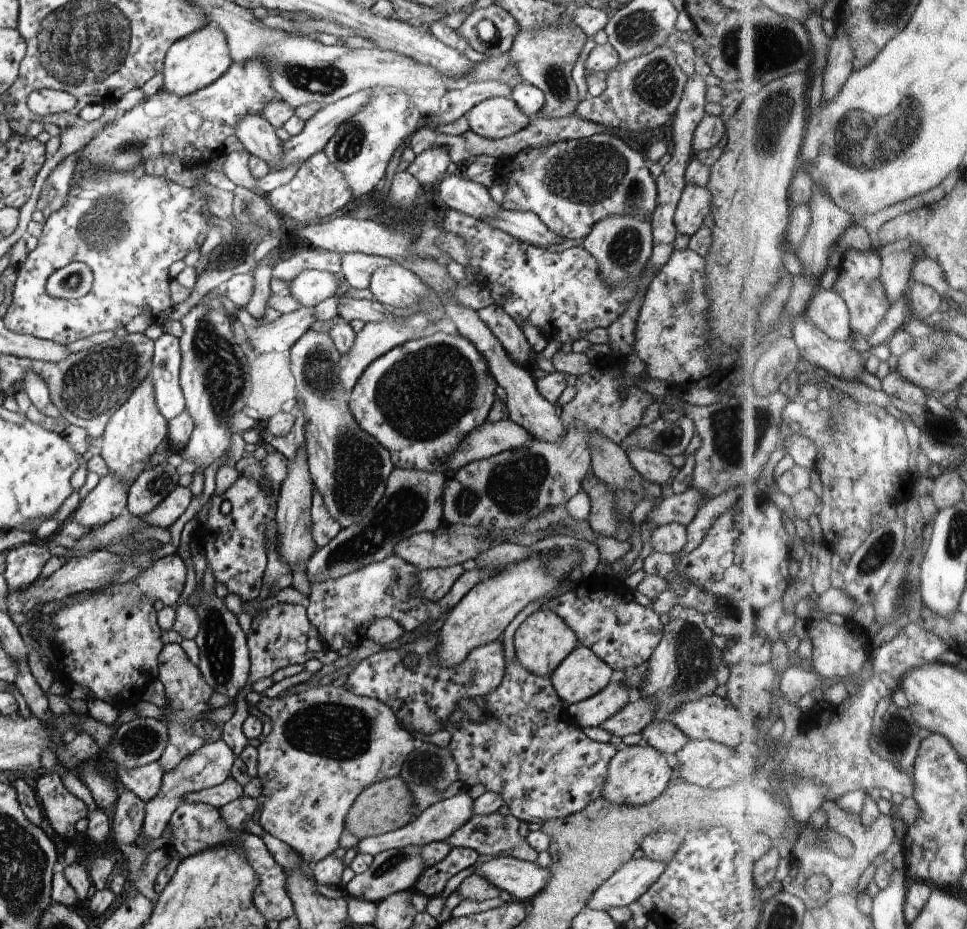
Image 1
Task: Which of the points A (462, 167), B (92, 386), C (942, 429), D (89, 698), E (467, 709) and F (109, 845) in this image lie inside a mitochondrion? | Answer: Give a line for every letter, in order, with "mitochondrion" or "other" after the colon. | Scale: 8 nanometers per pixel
A: other
B: mitochondrion
C: other
D: other
E: other
F: other

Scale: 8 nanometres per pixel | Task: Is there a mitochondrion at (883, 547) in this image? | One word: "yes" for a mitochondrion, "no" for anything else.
yes

